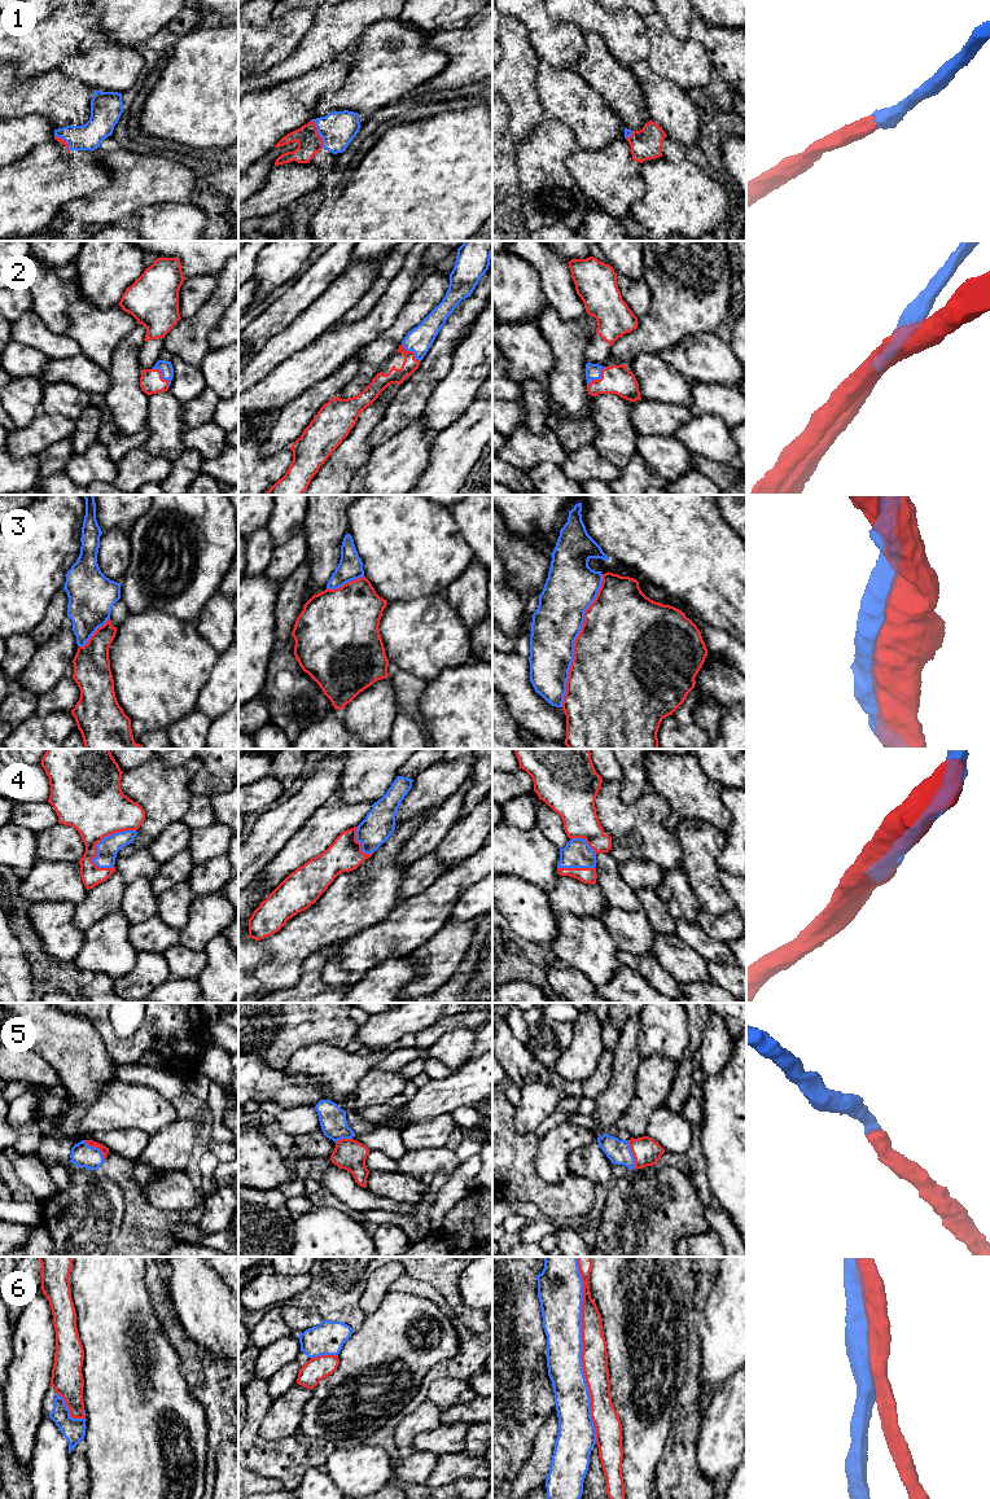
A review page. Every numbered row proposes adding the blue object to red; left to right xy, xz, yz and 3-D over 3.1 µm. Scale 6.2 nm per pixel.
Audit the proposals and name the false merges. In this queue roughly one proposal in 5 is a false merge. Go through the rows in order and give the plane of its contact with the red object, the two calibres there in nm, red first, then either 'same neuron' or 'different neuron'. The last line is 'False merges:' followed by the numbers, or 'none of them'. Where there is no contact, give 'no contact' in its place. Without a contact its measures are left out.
1: meets red in xz; 150 nm thick on the red side, 220 nm on the other; same neuron
2: meets red in xy; 140 nm thick on the red side, 80 nm on the other; same neuron
3: meets red in yz; 500 nm thick on the red side, 300 nm on the other; same neuron
4: meets red in xy; 400 nm thick on the red side, 130 nm on the other; same neuron
5: meets red in xy; 50 nm thick on the red side, 140 nm on the other; same neuron
6: meets red in yz; 160 nm thick on the red side, 240 nm on the other; different neuron
False merges: 6

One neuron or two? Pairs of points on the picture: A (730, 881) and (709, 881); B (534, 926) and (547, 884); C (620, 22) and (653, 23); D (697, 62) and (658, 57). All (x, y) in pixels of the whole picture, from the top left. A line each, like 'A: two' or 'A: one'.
A: two
B: two
C: two
D: one

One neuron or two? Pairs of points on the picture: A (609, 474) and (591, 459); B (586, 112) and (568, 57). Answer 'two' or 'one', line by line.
A: one
B: two

